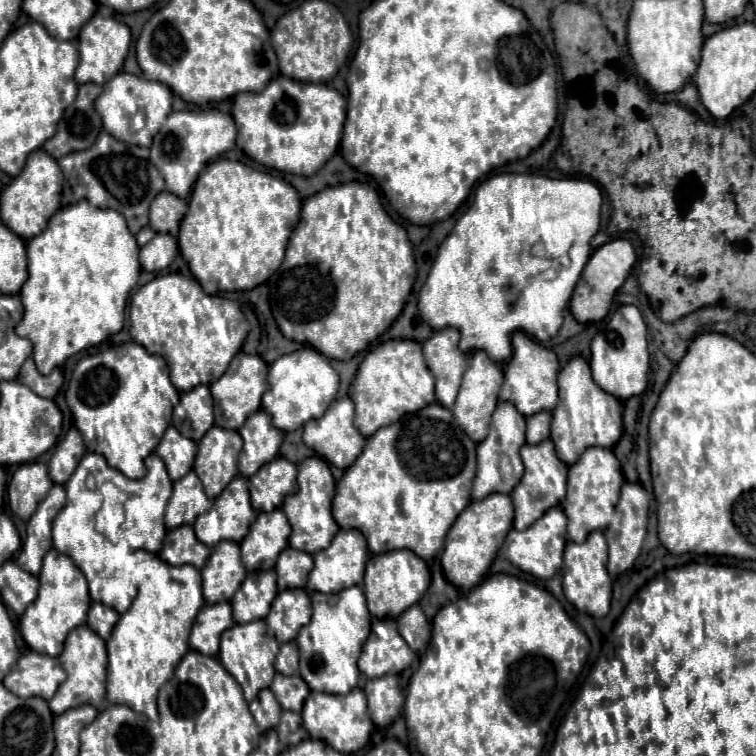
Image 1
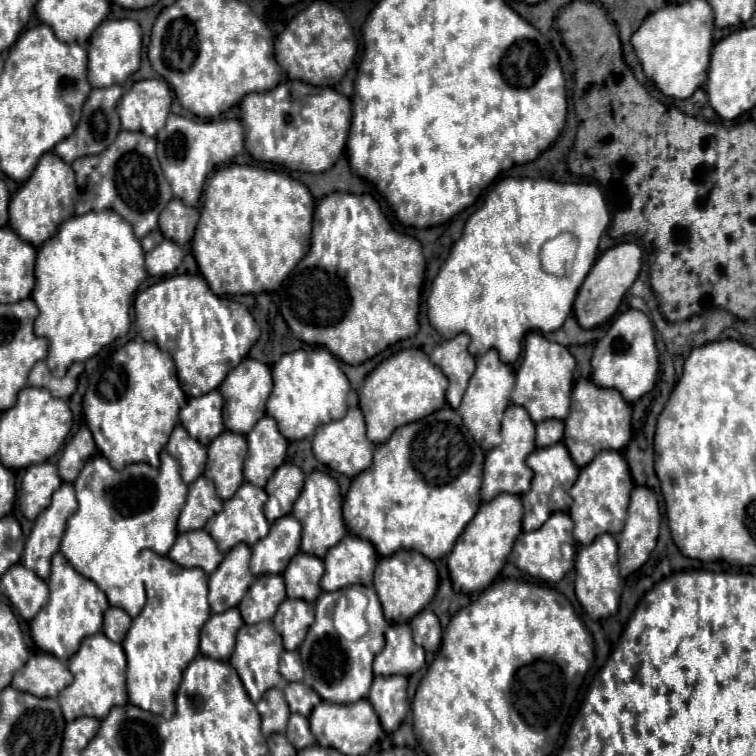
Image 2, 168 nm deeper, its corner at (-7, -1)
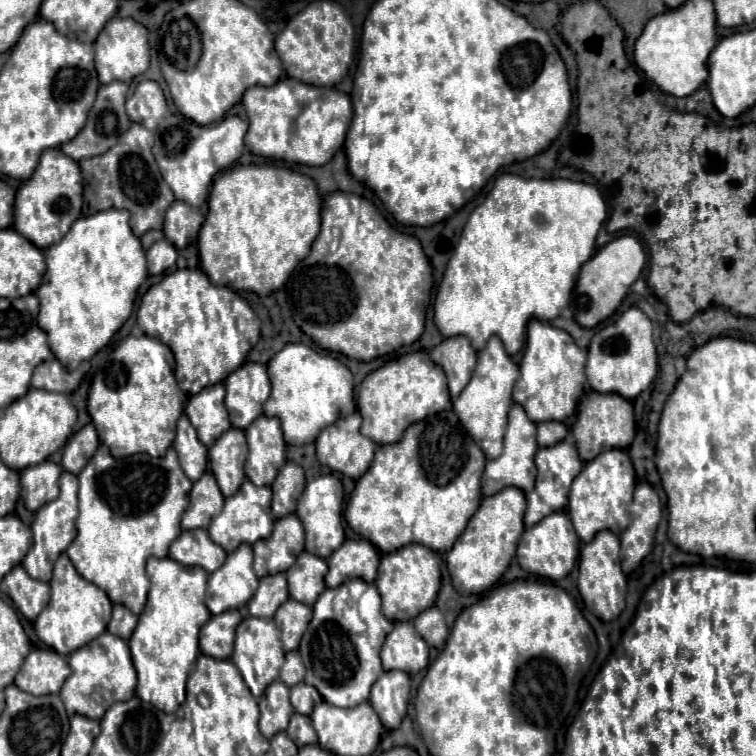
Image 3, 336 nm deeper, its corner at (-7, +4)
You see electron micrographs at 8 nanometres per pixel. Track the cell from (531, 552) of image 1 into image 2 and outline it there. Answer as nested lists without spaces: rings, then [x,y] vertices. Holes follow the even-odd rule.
[[[554,513],[550,515],[550,519],[538,529],[538,531],[530,531],[530,533],[522,533],[516,543],[514,543],[514,549],[510,553],[510,561],[526,575],[532,575],[536,579],[542,579],[546,583],[556,583],[560,581],[572,567],[574,567],[574,561],[566,561],[562,557],[562,551],[568,559],[574,559],[575,550],[573,548],[574,541],[572,541],[572,519],[568,513]]]

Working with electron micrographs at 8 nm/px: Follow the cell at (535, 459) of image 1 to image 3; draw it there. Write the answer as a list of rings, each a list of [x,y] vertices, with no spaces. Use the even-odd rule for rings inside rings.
[[[562,440],[562,442],[554,444],[554,446],[548,446],[548,448],[538,448],[534,462],[536,462],[536,468],[538,468],[538,476],[536,476],[534,490],[526,494],[526,500],[528,500],[528,508],[526,508],[526,516],[524,516],[524,526],[526,528],[538,524],[546,514],[564,510],[568,506],[570,484],[580,474],[582,464],[584,464],[578,458],[576,446],[566,442],[566,440]]]

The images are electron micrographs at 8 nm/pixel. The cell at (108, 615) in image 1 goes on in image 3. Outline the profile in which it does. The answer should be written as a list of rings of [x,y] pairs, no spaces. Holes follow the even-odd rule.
[[[114,604],[114,608],[112,608],[112,620],[108,624],[108,632],[114,634],[114,636],[118,636],[118,638],[128,640],[130,634],[132,634],[132,630],[134,630],[134,626],[136,626],[136,622],[138,622],[136,614],[132,614],[122,604]]]

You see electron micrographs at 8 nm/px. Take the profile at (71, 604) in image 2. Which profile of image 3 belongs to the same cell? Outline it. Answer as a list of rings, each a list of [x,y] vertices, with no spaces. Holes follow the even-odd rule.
[[[60,554],[54,564],[50,588],[52,588],[50,602],[42,610],[42,614],[34,620],[34,630],[46,646],[50,646],[58,654],[66,656],[66,654],[74,652],[78,646],[84,646],[86,642],[94,640],[98,634],[102,634],[106,630],[106,626],[110,622],[110,612],[112,612],[108,594],[104,590],[100,590],[98,586],[86,582],[74,570],[74,564],[70,562],[70,558],[66,558],[66,554]]]

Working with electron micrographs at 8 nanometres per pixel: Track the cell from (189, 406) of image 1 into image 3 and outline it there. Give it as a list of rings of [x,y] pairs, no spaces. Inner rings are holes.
[[[208,386],[206,390],[190,396],[186,404],[186,416],[196,428],[200,442],[210,446],[222,432],[230,428],[224,408],[224,386]]]

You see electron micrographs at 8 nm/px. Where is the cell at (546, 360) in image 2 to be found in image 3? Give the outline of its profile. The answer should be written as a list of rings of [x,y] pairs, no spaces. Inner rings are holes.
[[[530,322],[524,358],[520,363],[513,359],[512,362],[520,370],[519,380],[512,390],[512,400],[526,410],[532,422],[546,422],[546,420],[562,422],[576,410],[578,398],[586,382],[584,376],[586,350],[578,348],[570,338],[570,334],[544,322]]]

